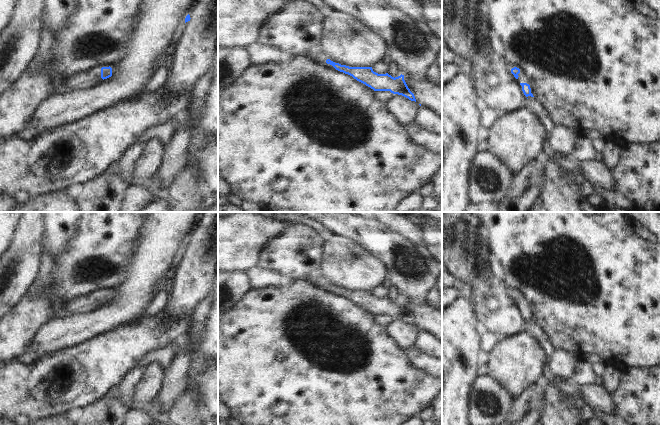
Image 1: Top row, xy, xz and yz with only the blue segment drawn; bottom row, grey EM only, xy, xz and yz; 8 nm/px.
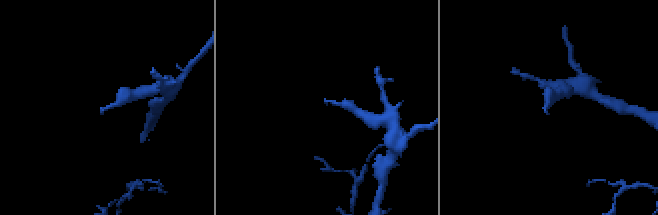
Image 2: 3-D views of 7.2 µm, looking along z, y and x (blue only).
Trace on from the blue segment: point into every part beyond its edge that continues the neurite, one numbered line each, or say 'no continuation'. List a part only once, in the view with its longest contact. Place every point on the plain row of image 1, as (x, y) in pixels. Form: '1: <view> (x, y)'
1: yz (522, 302)

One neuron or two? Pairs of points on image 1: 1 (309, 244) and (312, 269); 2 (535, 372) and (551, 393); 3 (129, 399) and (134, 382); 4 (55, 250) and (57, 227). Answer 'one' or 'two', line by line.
1: one
2: two
3: one
4: one

